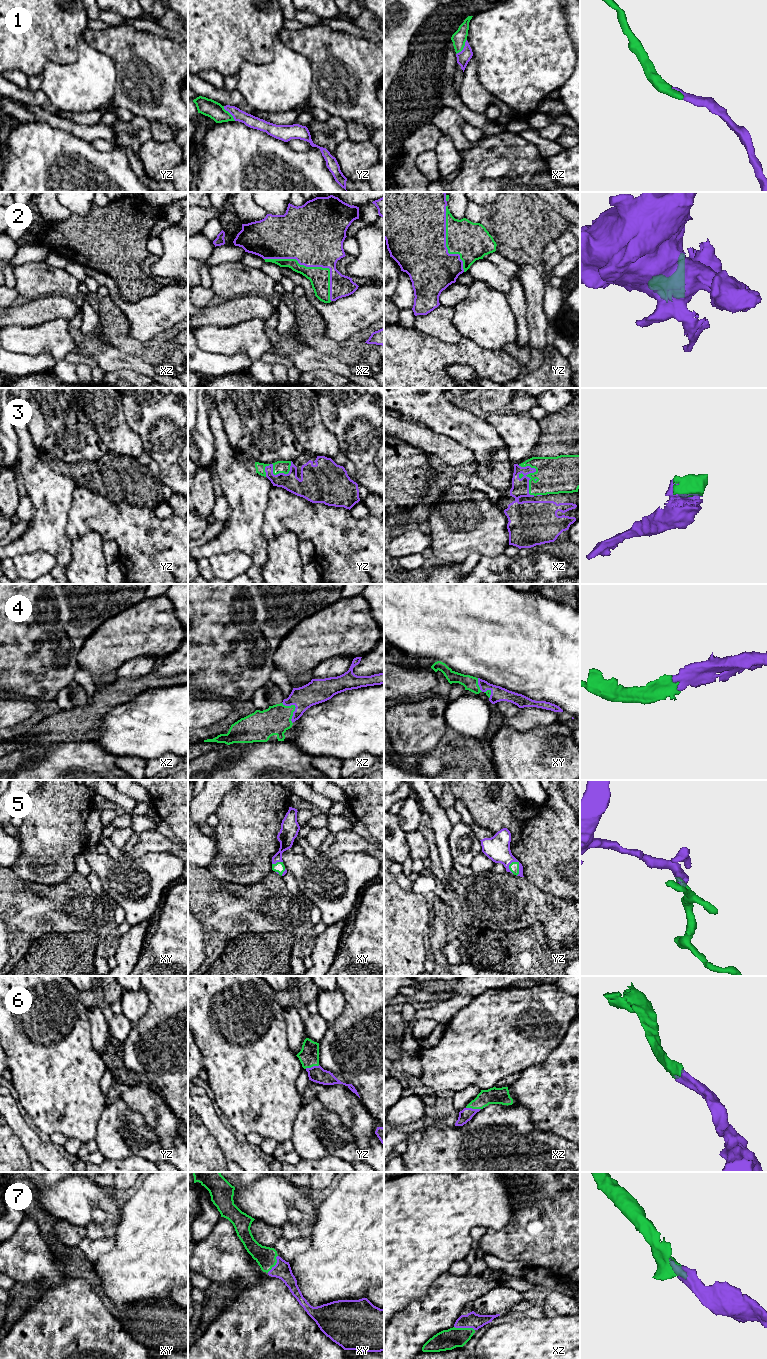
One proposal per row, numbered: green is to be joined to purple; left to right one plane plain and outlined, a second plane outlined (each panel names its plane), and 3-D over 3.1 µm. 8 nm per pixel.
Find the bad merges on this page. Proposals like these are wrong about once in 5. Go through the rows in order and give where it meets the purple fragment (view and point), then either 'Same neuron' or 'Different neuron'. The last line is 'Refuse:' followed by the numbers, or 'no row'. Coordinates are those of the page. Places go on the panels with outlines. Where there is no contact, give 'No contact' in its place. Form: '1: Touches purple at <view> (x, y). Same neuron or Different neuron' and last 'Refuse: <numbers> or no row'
1: Touches purple at xz (464, 47). Same neuron
2: Touches purple at xz (312, 266). Same neuron
3: Touches purple at xz (528, 473). Same neuron
4: Touches purple at xz (295, 709). Same neuron
5: Touches purple at yz (519, 866). Same neuron
6: Touches purple at xz (473, 1109). Same neuron
7: Touches purple at xz (464, 1327). Same neuron
Refuse: no row

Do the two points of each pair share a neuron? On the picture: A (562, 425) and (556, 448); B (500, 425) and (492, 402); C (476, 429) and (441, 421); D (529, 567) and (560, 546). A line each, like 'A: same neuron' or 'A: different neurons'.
A: same neuron
B: different neurons
C: same neuron
D: different neurons

